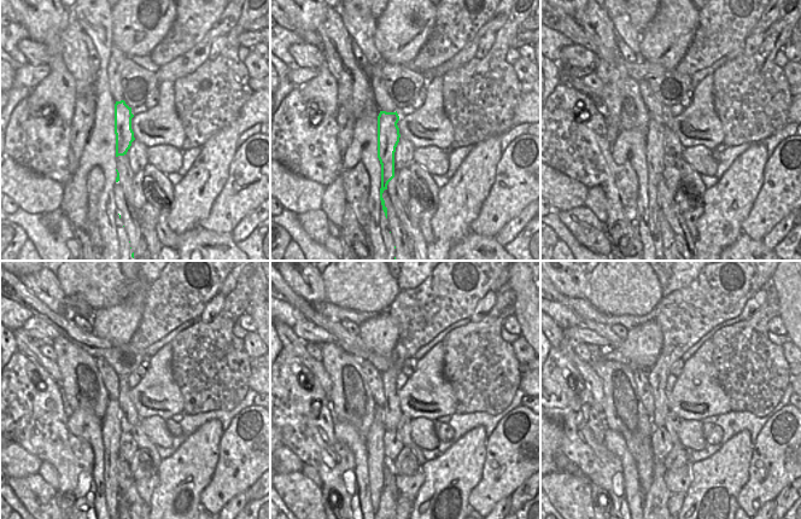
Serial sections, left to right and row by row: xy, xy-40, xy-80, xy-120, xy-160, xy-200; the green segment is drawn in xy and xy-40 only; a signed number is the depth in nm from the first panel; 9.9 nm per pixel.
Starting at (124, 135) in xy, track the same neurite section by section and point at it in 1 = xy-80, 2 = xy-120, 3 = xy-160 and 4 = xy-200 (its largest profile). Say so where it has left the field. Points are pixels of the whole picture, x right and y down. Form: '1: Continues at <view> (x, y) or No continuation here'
1: Continues at xy-80 (655, 129)
2: Continues at xy-120 (111, 431)
3: Continues at xy-160 (375, 449)
4: Continues at xy-200 (645, 462)

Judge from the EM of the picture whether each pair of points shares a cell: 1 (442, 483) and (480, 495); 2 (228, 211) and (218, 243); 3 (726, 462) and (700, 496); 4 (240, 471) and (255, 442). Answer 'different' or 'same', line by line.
1: different
2: different
3: same
4: same

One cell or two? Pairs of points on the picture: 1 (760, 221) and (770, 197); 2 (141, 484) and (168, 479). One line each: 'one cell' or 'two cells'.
1: one cell
2: two cells

